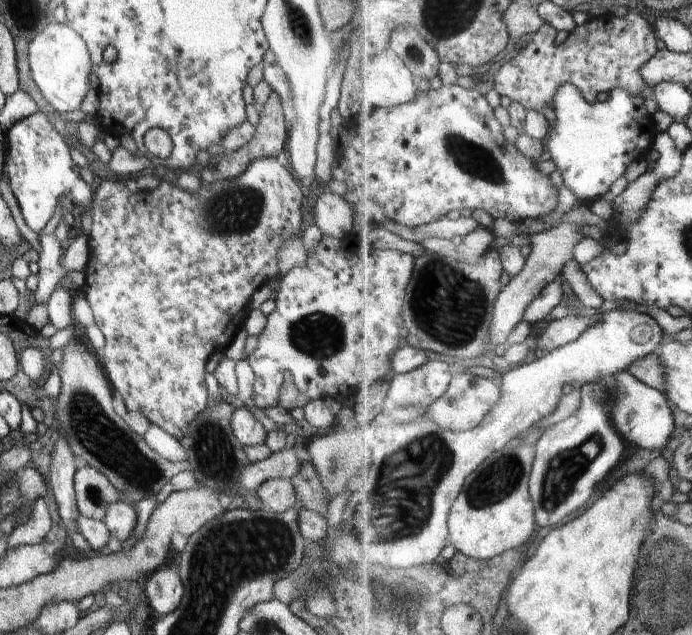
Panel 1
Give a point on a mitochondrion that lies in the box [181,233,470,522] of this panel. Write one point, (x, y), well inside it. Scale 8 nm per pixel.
(320, 336)

